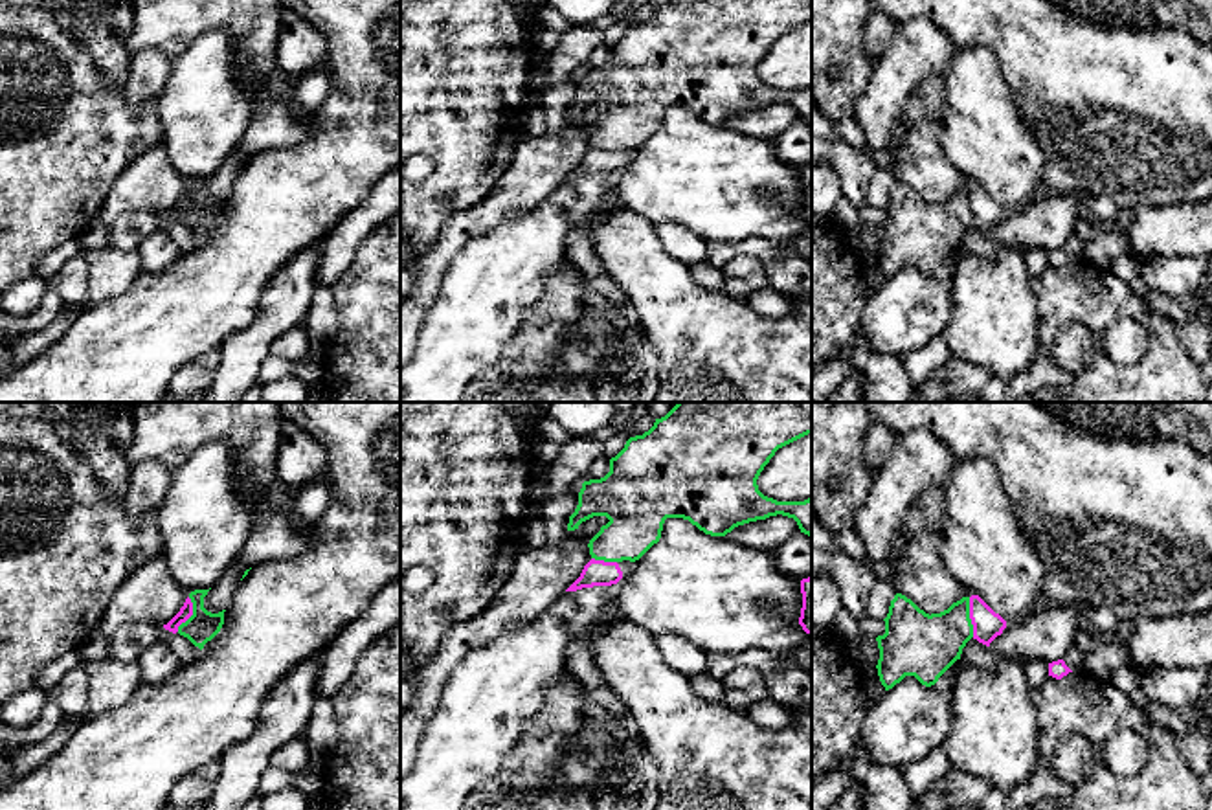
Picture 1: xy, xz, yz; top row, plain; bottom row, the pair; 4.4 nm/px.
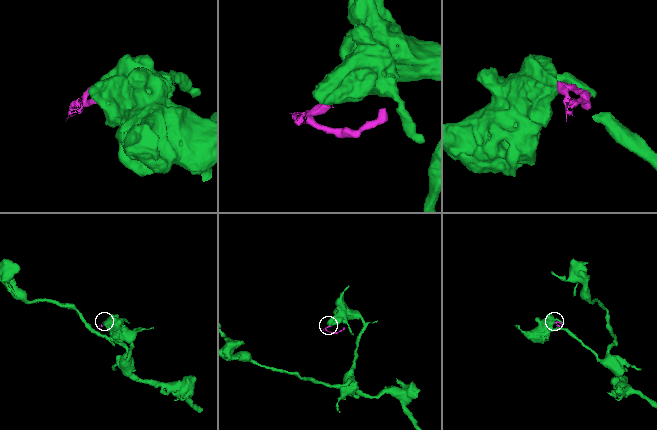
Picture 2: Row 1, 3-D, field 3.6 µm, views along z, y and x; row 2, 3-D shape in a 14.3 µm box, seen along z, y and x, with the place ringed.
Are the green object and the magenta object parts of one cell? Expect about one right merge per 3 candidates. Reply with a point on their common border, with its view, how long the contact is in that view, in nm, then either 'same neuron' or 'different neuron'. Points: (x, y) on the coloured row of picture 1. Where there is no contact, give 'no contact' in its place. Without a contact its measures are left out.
yz (968, 618) | 180 nm | different neuron

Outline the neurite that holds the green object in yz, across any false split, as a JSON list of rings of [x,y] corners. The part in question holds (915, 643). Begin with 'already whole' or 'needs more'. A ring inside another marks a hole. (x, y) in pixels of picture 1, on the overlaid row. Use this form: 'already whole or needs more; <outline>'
already whole; [[[896,593],[891,601],[885,634],[878,636],[878,676],[885,691],[905,676],[931,687],[960,659],[973,637],[970,597],[962,597],[940,613],[926,613],[911,599]]]

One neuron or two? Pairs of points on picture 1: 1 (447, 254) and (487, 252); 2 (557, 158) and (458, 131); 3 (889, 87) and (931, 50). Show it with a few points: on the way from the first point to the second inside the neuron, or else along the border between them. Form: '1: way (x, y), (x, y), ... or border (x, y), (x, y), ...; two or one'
1: border (493, 228), (474, 237), (454, 259), (437, 292); two
2: border (526, 136), (496, 186); two
3: way (900, 76), (920, 57); one

